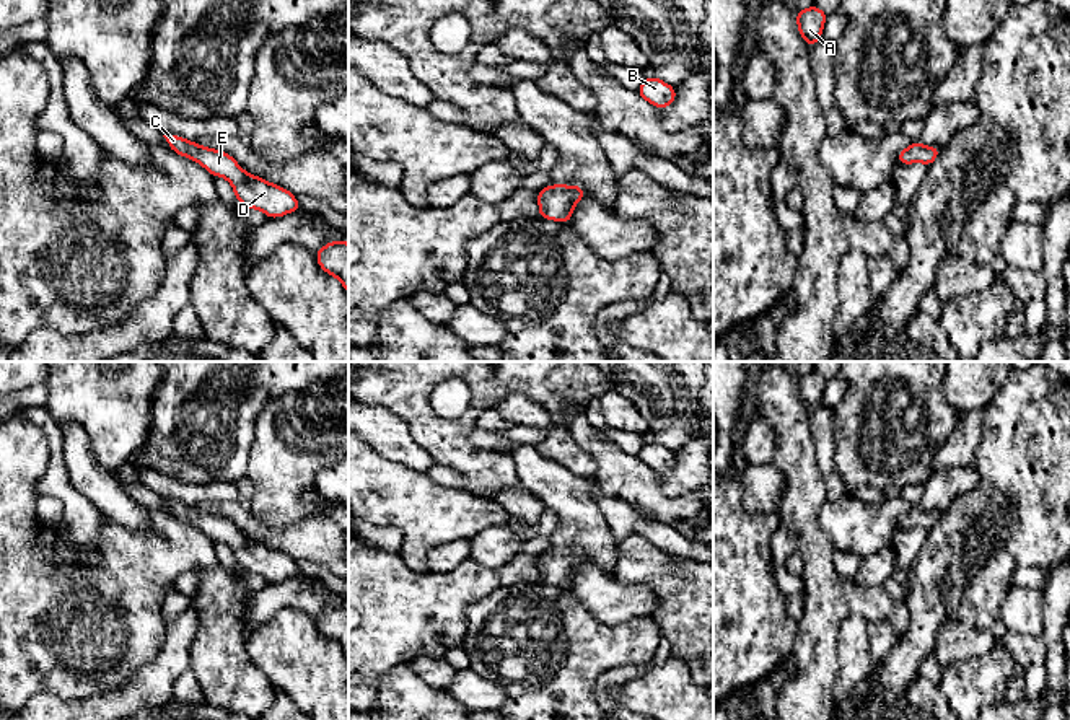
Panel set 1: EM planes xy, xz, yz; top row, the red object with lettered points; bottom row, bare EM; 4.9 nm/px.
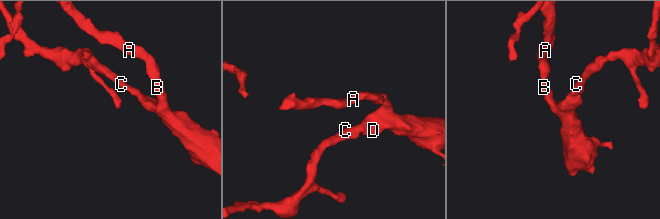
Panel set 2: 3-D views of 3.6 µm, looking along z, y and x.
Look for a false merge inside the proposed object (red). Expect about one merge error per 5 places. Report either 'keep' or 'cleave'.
keep

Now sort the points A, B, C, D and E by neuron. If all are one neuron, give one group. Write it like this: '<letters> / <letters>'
A B C D E

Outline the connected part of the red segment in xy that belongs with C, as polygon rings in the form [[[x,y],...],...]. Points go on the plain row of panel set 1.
[[[179,500],[163,502],[169,513],[178,520],[202,529],[212,541],[225,542],[233,551],[238,567],[244,572],[257,573],[269,583],[303,575],[290,555],[246,538],[231,520],[208,511],[200,511],[199,508]]]

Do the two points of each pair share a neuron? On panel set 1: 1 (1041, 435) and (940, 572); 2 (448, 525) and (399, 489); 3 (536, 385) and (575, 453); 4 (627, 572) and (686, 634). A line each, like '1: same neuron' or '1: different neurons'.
1: same neuron
2: same neuron
3: different neurons
4: same neuron

